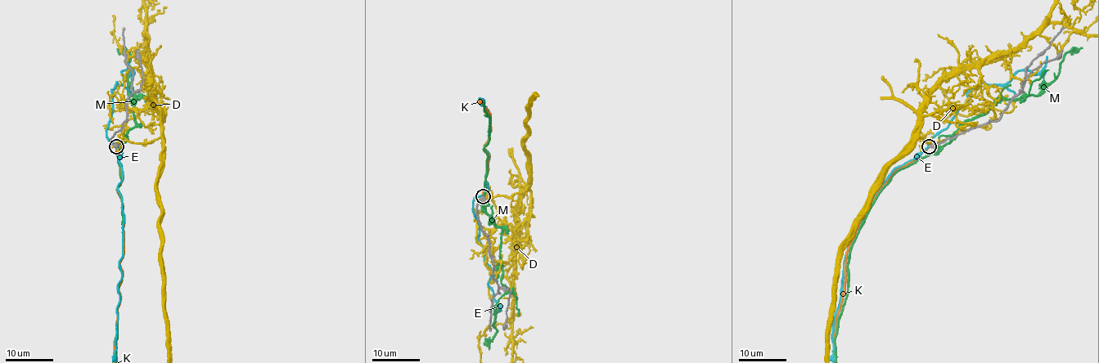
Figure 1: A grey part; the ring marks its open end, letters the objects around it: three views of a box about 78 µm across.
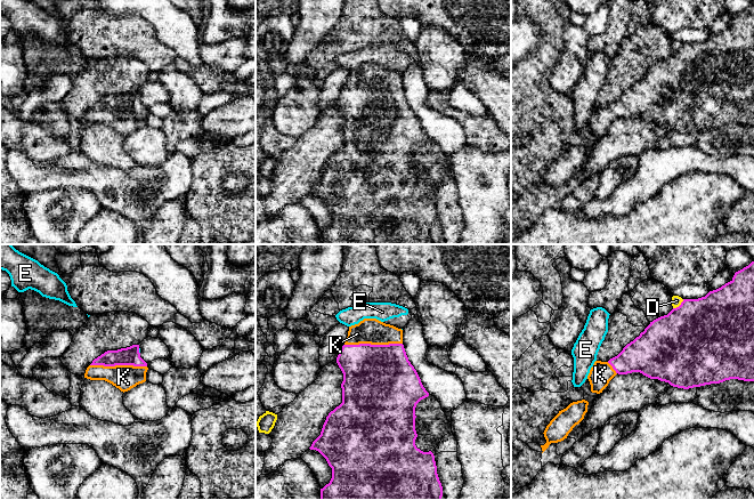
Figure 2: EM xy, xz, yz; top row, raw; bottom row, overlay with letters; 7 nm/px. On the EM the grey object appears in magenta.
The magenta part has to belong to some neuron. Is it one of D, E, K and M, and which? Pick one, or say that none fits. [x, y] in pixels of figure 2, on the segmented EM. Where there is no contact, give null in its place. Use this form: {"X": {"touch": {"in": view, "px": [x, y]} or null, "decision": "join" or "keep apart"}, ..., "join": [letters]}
{"D": {"touch": {"in": "yz", "px": [680, 305]}, "decision": "keep apart"}, "E": {"touch": {"in": "xy", "px": [138, 351]}, "decision": "keep apart"}, "K": {"touch": {"in": "xz", "px": [373, 345]}, "decision": "join"}, "M": {"touch": null, "decision": "keep apart"}, "join": ["K"]}

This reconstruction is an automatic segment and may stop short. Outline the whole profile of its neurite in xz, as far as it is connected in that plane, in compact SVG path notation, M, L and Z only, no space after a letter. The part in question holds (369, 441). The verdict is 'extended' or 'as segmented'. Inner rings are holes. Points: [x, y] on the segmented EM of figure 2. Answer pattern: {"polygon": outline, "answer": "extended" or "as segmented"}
{"polygon": "M364 318L349 326L337 363L343 373L342 403L329 413L321 435L309 447L318 451L332 468L330 483L321 489L321 500L441 500L435 455L415 445L415 408L429 393L408 361L403 330L376 318Z", "answer": "extended"}

